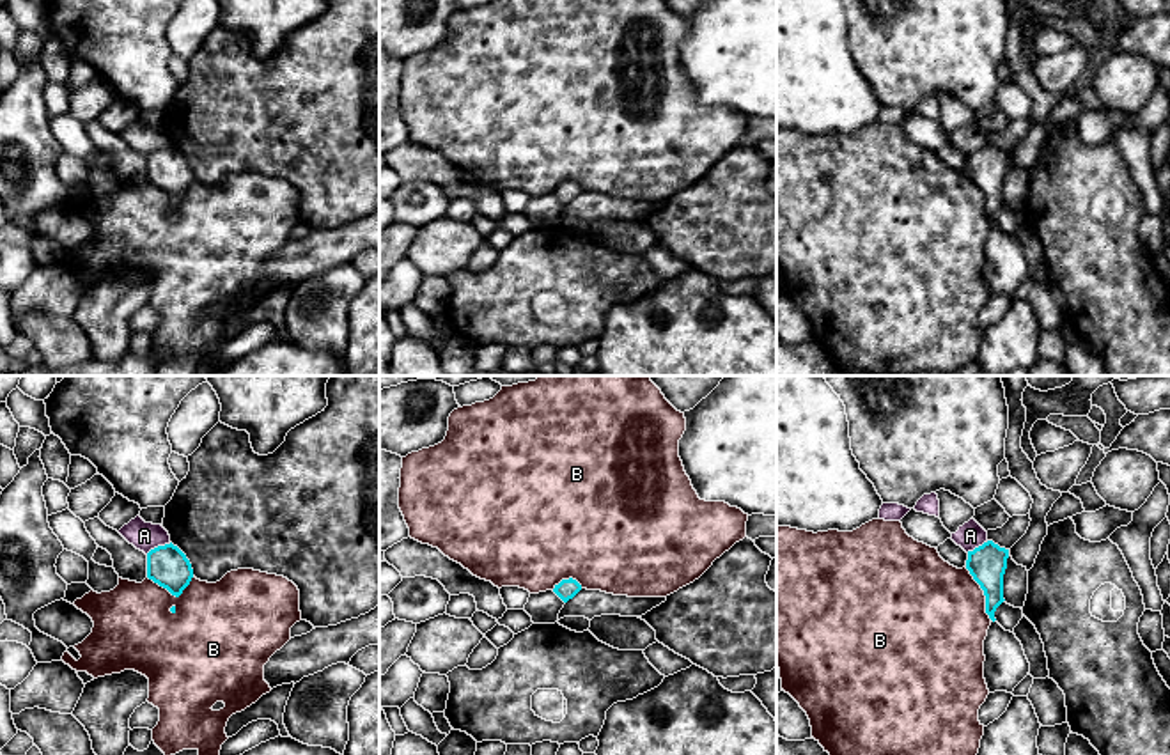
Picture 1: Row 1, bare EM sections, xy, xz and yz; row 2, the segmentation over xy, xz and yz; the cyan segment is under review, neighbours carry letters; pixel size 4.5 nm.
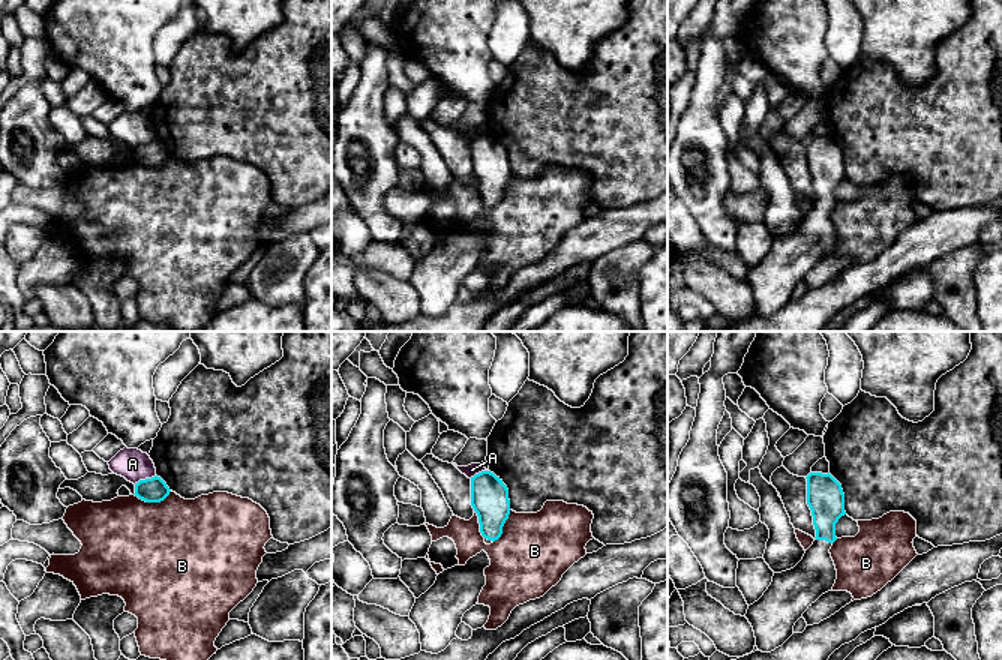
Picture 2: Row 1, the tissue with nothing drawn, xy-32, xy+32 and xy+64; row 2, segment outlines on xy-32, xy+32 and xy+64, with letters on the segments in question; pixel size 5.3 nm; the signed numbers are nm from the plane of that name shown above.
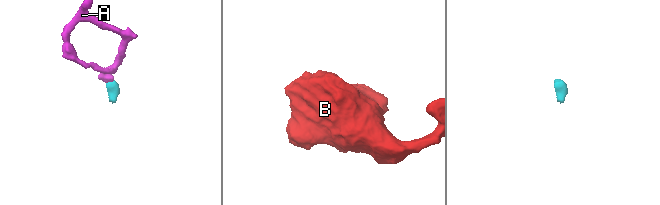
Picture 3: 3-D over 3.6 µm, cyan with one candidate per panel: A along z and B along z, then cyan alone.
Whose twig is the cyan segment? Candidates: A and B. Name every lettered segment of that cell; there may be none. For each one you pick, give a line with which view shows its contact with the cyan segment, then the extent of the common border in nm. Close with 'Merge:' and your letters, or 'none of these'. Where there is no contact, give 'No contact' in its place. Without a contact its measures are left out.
Merge: none of these

